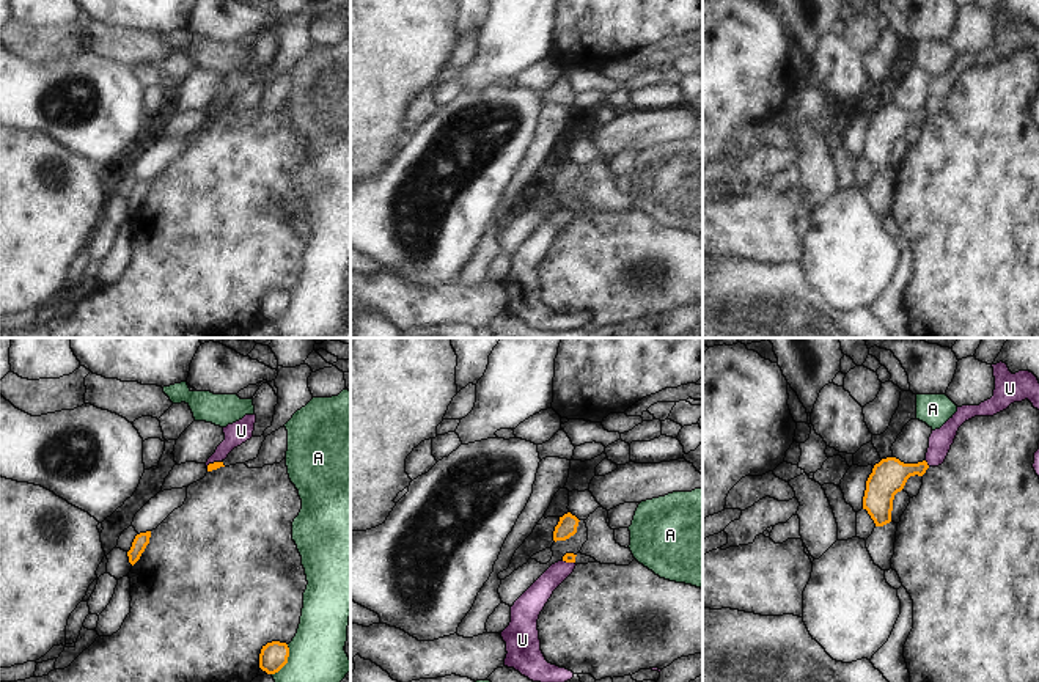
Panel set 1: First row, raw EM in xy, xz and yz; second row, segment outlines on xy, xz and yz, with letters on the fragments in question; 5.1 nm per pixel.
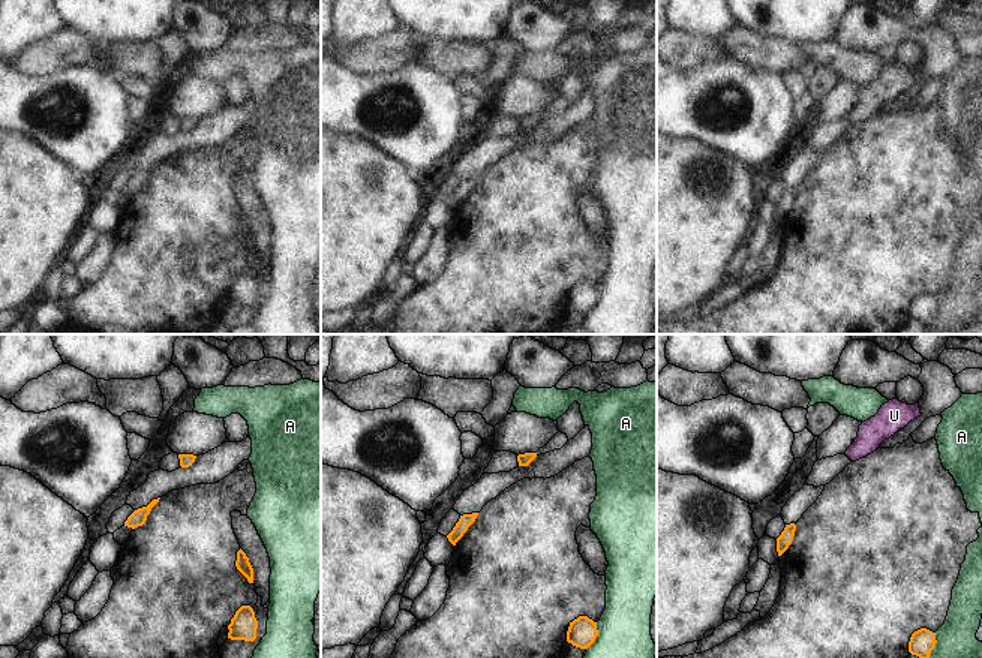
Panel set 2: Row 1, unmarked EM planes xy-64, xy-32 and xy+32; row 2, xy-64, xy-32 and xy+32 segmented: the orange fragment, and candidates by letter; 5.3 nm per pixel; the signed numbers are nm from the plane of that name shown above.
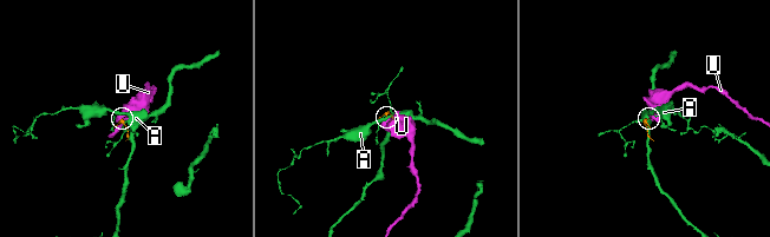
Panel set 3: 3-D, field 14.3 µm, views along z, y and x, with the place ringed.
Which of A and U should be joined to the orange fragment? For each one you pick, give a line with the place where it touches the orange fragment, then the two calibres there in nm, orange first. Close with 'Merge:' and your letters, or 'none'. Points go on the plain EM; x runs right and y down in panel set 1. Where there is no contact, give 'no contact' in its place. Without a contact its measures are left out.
Merge: none

